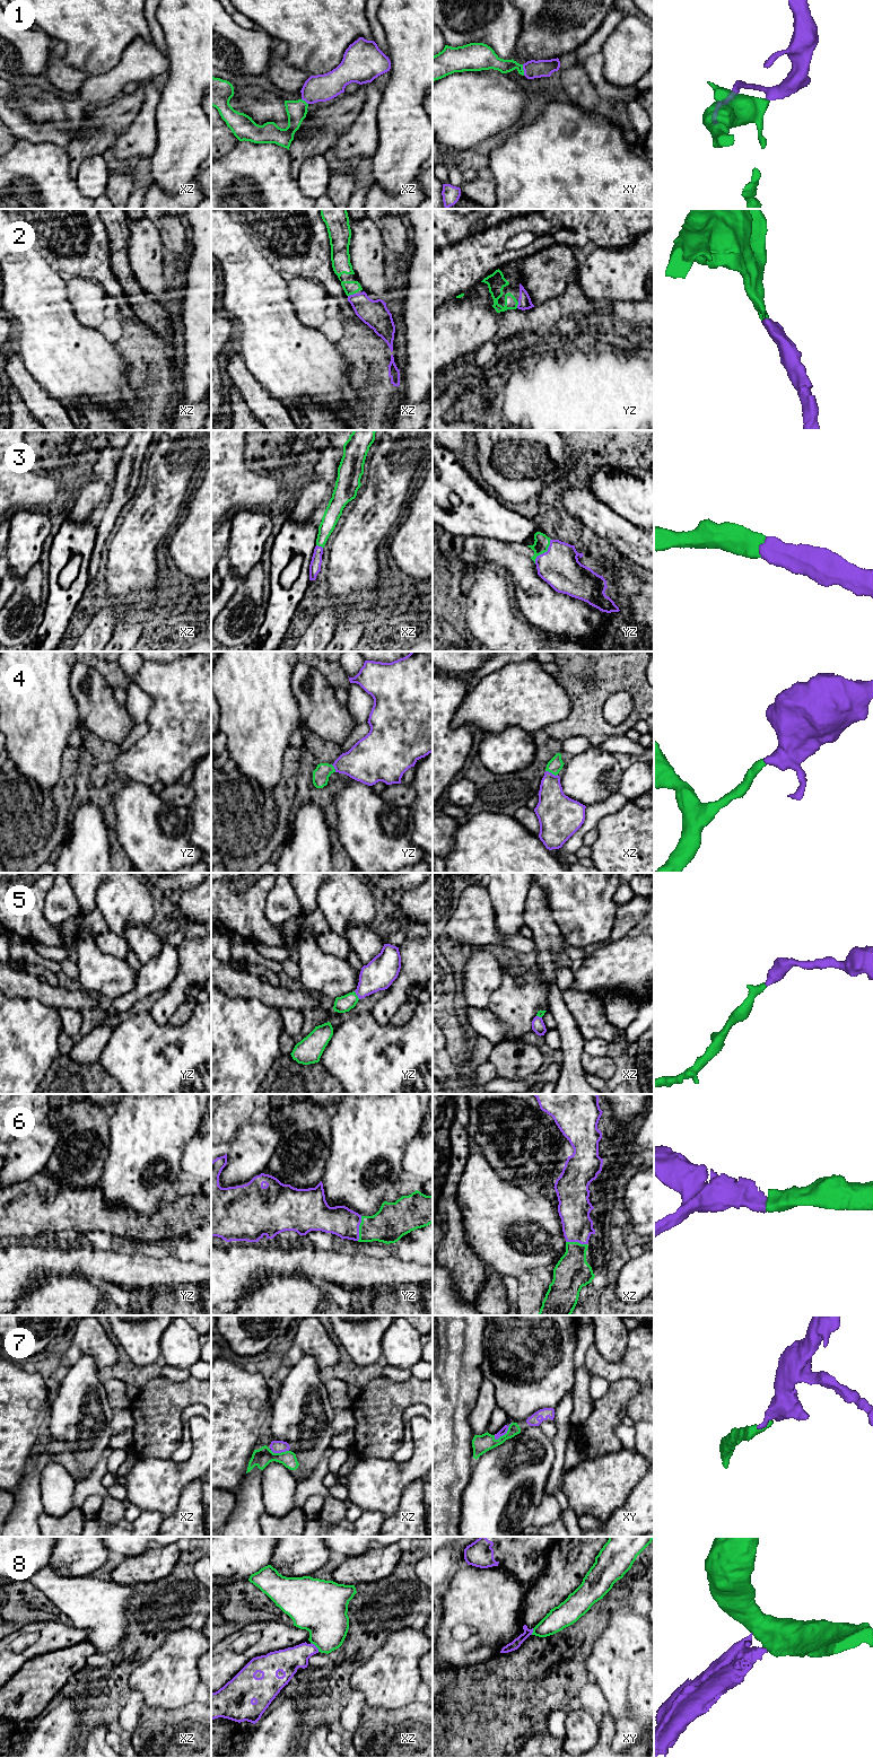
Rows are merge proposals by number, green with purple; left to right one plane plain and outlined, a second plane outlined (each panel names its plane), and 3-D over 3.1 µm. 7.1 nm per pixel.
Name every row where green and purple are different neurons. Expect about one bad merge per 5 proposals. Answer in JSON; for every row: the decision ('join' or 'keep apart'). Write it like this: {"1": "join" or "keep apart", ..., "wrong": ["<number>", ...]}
{"1": "join", "2": "join", "3": "join", "4": "join", "5": "join", "6": "join", "7": "join", "8": "keep apart", "wrong": ["8"]}

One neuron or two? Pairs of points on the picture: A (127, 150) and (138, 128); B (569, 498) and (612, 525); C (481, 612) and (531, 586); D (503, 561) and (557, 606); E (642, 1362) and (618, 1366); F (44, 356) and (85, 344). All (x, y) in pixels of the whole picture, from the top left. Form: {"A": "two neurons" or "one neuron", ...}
{"A": "one neuron", "B": "one neuron", "C": "two neurons", "D": "one neuron", "E": "one neuron", "F": "one neuron"}

